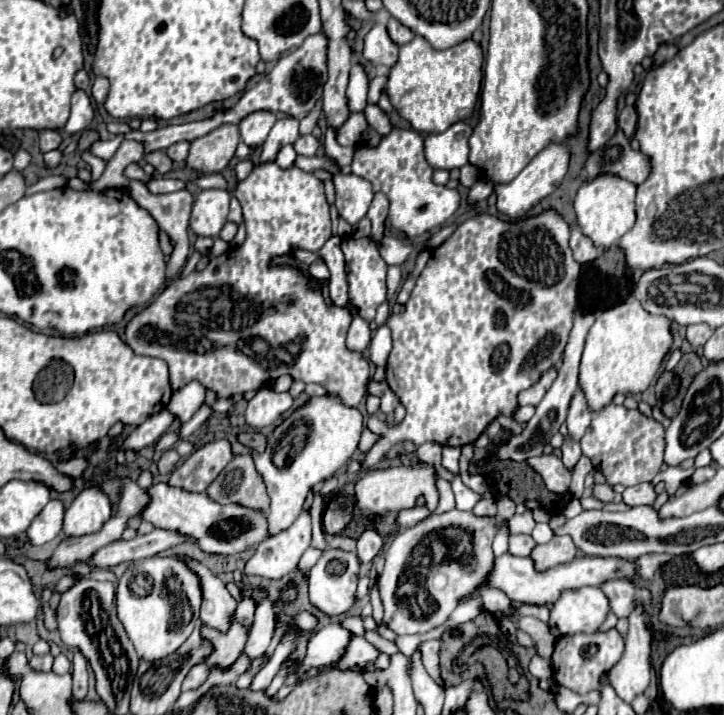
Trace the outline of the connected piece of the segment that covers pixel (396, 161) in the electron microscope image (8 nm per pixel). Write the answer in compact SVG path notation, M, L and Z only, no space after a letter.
M393 127L391 133L383 135L377 145L361 141L355 147L351 169L355 175L371 181L373 191L383 191L389 197L389 221L407 237L417 237L443 225L461 205L457 189L433 183L433 167L423 155L423 135L413 129Z

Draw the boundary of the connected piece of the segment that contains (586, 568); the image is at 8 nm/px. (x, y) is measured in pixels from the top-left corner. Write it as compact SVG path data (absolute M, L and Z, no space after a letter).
M505 553L501 557L495 557L493 561L493 569L487 573L485 577L485 585L489 589L499 589L503 591L513 603L533 603L533 605L551 605L561 589L579 589L585 585L601 585L607 579L631 579L637 577L641 579L651 579L655 575L655 571L669 561L669 555L643 555L637 561L625 561L625 559L617 559L617 557L577 557L573 563L569 565L559 565L555 569L549 569L545 573L535 573L533 569L533 561L529 557L515 557L511 553Z

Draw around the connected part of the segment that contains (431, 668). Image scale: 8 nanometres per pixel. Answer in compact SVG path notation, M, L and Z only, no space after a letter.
M437 639L423 641L423 643L419 643L419 647L421 647L421 661L423 661L427 673L429 673L437 683L443 685L445 681L443 681L443 677L441 677L441 663L439 663L439 649L441 649L441 645L439 645L439 641L437 641Z

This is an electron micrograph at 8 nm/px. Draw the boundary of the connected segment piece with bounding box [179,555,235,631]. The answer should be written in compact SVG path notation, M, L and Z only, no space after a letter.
M181 555L179 559L183 559L187 563L187 567L191 567L191 571L195 571L195 575L199 575L199 581L203 587L201 621L219 629L219 631L227 631L229 615L235 609L235 599L225 589L225 583L197 559L185 557L185 555Z

